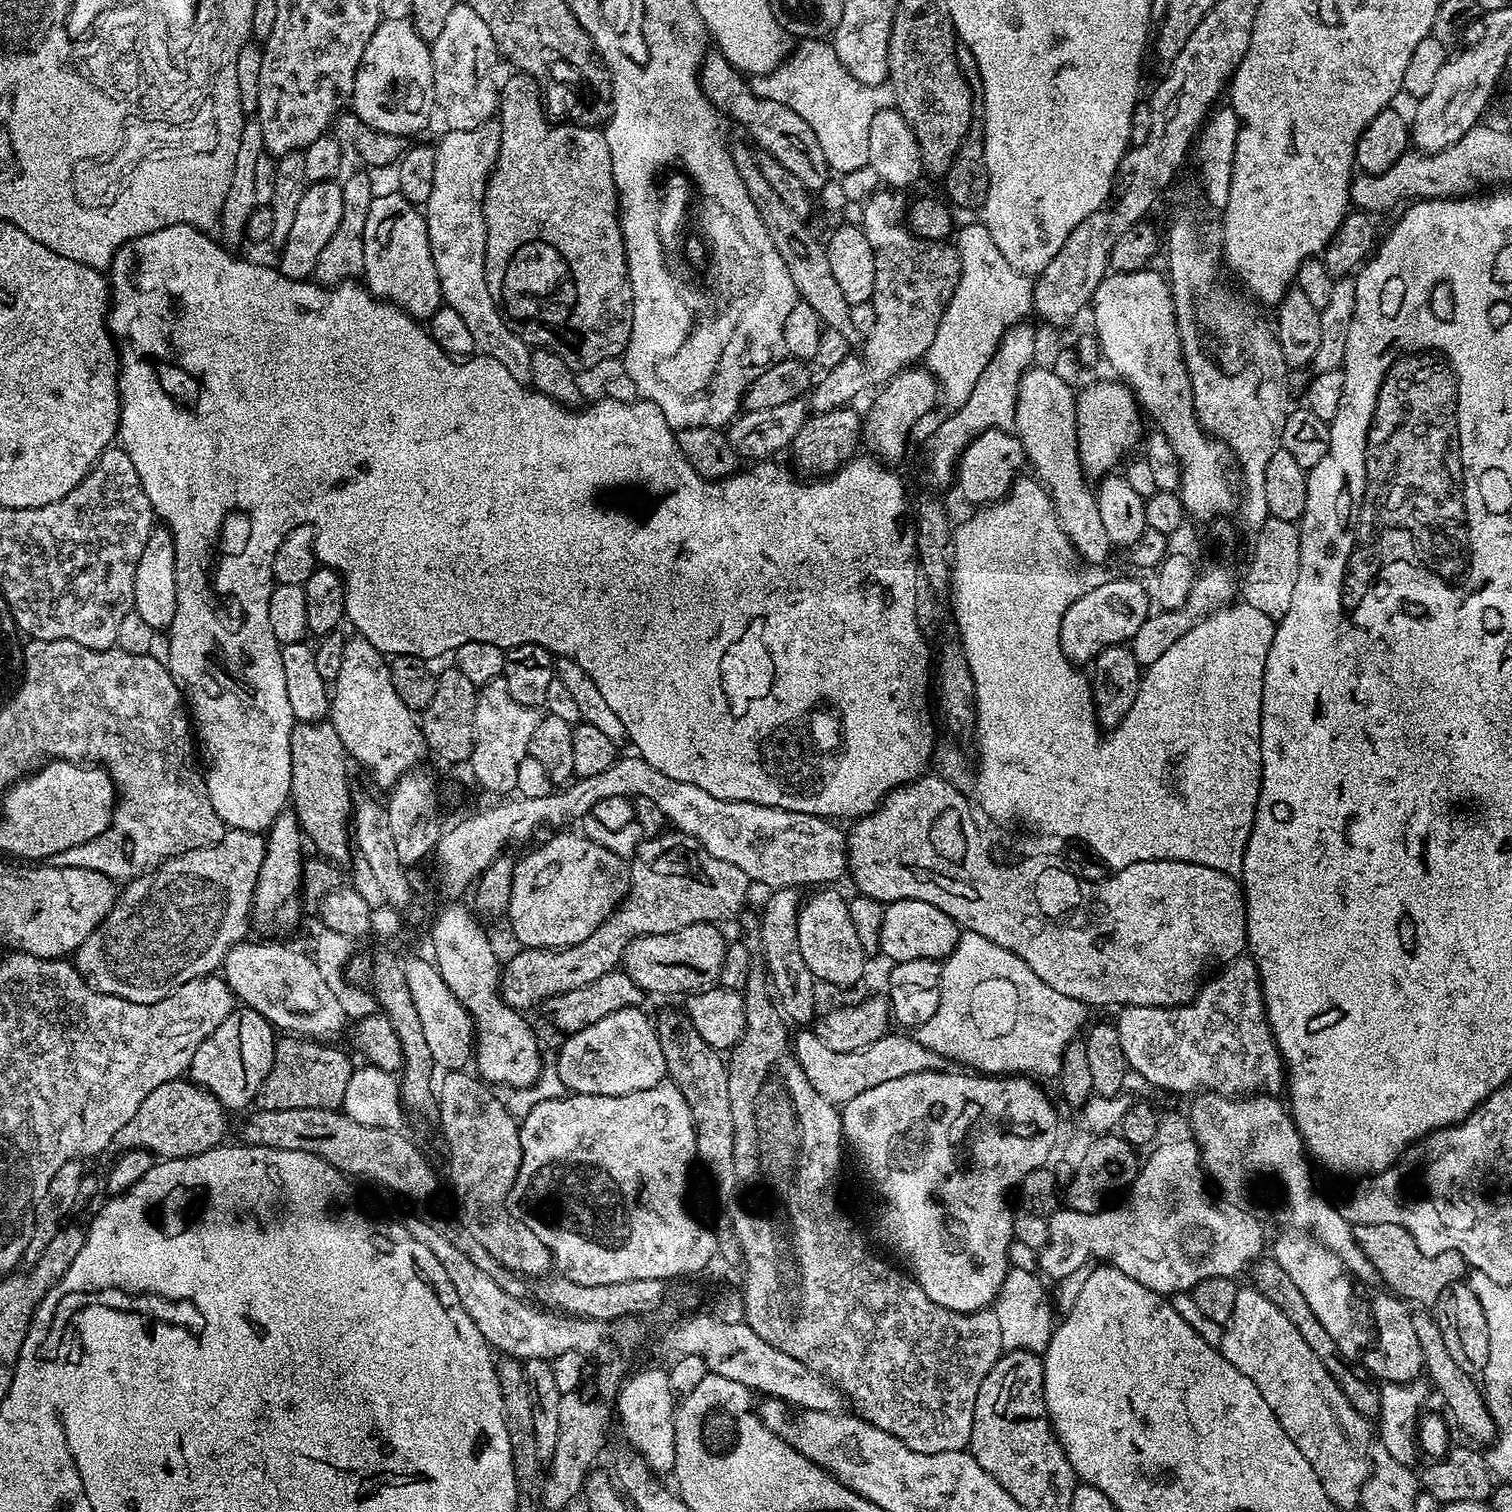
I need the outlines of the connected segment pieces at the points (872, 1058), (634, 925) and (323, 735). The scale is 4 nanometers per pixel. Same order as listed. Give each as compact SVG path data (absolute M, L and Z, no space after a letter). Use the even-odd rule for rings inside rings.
M808 1030L804 1036L804 1052L809 1056L809 1061L820 1068L822 1082L829 1090L832 1098L840 1098L843 1102L854 1098L863 1091L870 1090L871 1087L879 1086L882 1082L890 1082L891 1079L902 1078L904 1075L918 1074L920 1071L936 1071L943 1072L949 1067L950 1061L944 1056L934 1054L934 1050L930 1050L926 1046L922 1046L922 1042L916 1040L915 1035L900 1034L904 1036L895 1036L889 1034L878 1038L878 1042L870 1042L870 1046L859 1048L853 1052L838 1053L830 1049L819 1039L815 1031Z
M668 830L665 836L656 836L653 840L645 839L643 843L637 847L634 855L630 860L630 883L628 886L628 894L624 897L619 908L605 920L602 926L598 926L598 930L590 936L590 938L582 942L570 946L569 948L526 948L521 947L520 952L516 952L509 958L508 964L502 968L502 999L505 1004L517 1010L525 1010L524 1008L532 1008L548 999L549 996L557 996L563 992L570 990L578 990L590 986L594 982L598 982L598 978L602 978L608 972L617 971L621 967L624 952L628 948L628 943L637 940L640 936L653 936L654 934L670 934L671 932L681 932L684 928L689 928L692 924L706 924L709 922L721 922L720 920L728 920L731 916L736 916L744 908L744 899L748 896L748 887L750 881L747 874L742 870L738 870L732 874L734 880L726 880L722 878L722 866L716 874L716 882L708 880L708 888L688 888L686 890L686 882L694 880L688 878L688 866L694 866L694 862L688 858L692 854L682 854L686 852L694 852L699 842L692 839L685 832Z
M331 721L297 723L292 728L290 736L290 758L290 808L296 813L296 821L300 824L301 833L306 837L307 843L309 840L321 852L317 853L325 861L331 862L333 865L346 863L348 855L353 855L354 852L354 837L350 831L350 825L353 823L352 790L348 788L346 774L348 755Z

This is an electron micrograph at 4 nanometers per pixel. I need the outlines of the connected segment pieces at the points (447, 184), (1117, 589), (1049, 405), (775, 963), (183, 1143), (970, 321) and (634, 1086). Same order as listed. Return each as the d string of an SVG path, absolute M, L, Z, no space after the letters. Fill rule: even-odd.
M490 119L474 130L448 130L445 133L440 144L435 145L434 190L430 190L424 212L434 270L438 270L440 295L443 303L466 321L476 352L502 362L518 383L527 385L533 349L506 326L490 294L490 286L486 286L484 191L488 189L488 177L492 175L496 156L500 153L500 125Z
M1108 580L1097 588L1089 587L1064 615L1060 627L1062 654L1073 665L1084 666L1080 664L1094 659L1099 652L1104 652L1115 644L1127 645L1150 619L1148 600L1150 604L1149 589L1147 592L1136 580Z
M1033 366L1018 382L1018 402L1016 403L1015 435L1020 437L1027 463L1035 479L1043 484L1052 500L1062 530L1068 536L1076 555L1081 561L1104 564L1114 546L1106 530L1102 527L1102 517L1098 515L1096 497L1089 488L1089 481L1080 465L1080 443L1076 437L1076 396L1073 385L1062 382L1051 367Z
M777 888L771 893L768 905L764 908L764 917L760 920L760 944L764 947L764 960L768 963L767 975L770 977L770 988L780 995L778 1008L789 1021L797 1020L804 1024L813 1019L812 1011L816 1000L812 997L814 978L802 960L802 950L796 937L796 922L800 918L802 896L796 888Z
M181 1078L162 1082L158 1090L150 1090L134 1118L118 1130L111 1147L116 1150L146 1150L160 1160L177 1160L197 1156L211 1148L221 1147L224 1140L224 1123L229 1113L214 1094L193 1084L191 1079Z
M976 222L959 232L960 229L954 236L954 247L960 255L958 286L952 292L926 357L928 371L938 381L943 399L945 396L952 406L962 405L970 398L974 382L978 382L978 376L986 370L1006 330L1021 323L1027 317L1024 315L1033 311L1033 281L1002 258L1002 250L994 246L988 227Z
M623 1008L598 1022L571 1033L560 1048L560 1078L569 1093L578 1096L621 1096L634 1094L639 1088L650 1090L658 1082L657 1068L663 1065L662 1046L657 1044L657 1025L634 1008Z

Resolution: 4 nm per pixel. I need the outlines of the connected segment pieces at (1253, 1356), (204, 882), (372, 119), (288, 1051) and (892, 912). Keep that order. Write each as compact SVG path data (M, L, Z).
M1241 1287L1238 1298L1234 1298L1234 1310L1228 1323L1223 1325L1223 1329L1224 1337L1218 1345L1219 1351L1223 1352L1240 1373L1256 1383L1262 1398L1266 1398L1266 1402L1272 1407L1286 1434L1296 1443L1306 1462L1310 1462L1314 1474L1318 1474L1328 1497L1341 1510L1359 1509L1361 1492L1370 1475L1368 1443L1371 1440L1373 1443L1374 1440L1373 1429L1371 1432L1367 1422L1364 1421L1367 1420L1365 1413L1358 1411L1346 1398L1336 1377L1329 1372L1327 1363L1314 1354L1306 1338L1302 1338L1302 1334L1294 1326L1294 1322L1290 1322L1286 1314L1277 1310L1255 1288Z
M233 828L225 831L224 836L216 844L211 844L198 850L183 852L180 856L170 856L167 860L155 865L151 870L145 871L143 876L135 877L123 885L122 891L116 897L116 905L110 910L110 914L100 923L96 931L89 934L86 942L82 942L74 953L74 963L80 971L80 975L88 981L91 987L98 992L105 992L118 998L126 998L130 1002L139 1004L153 1004L162 998L166 998L175 988L181 984L196 980L199 976L213 975L223 965L224 956L233 944L243 941L250 932L250 913L252 910L252 895L258 882L258 874L262 870L264 861L265 837L258 832L247 832Z
M400 14L381 19L360 59L350 108L374 130L405 138L422 131L432 112L434 116L432 49L429 41L420 37L411 19Z
M285 1035L277 1043L274 1066L270 1066L266 1082L262 1082L262 1090L254 1101L255 1107L266 1110L339 1109L346 1098L346 1085L352 1077L354 1063L342 1049L331 1046L331 1043L319 1039Z
M896 900L884 908L884 921L880 931L880 952L889 956L889 961L901 964L911 960L943 961L956 949L960 941L961 927L955 924L938 906L917 900Z

